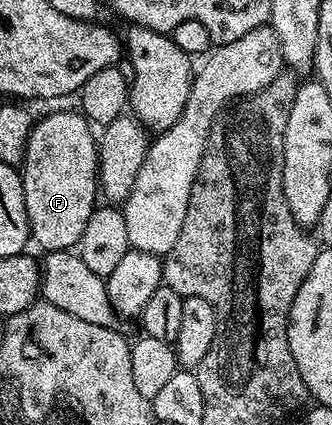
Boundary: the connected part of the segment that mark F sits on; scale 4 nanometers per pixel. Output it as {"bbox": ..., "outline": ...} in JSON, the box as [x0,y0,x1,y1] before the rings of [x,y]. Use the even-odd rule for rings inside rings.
{"bbox":[22,109,98,252],"outline":[[[75,109],[72,110],[48,114],[41,122],[39,119],[33,125],[22,167],[28,233],[31,241],[37,242],[44,252],[72,250],[80,241],[86,220],[90,220],[90,216],[98,208],[98,138],[94,133],[93,123]]]}

